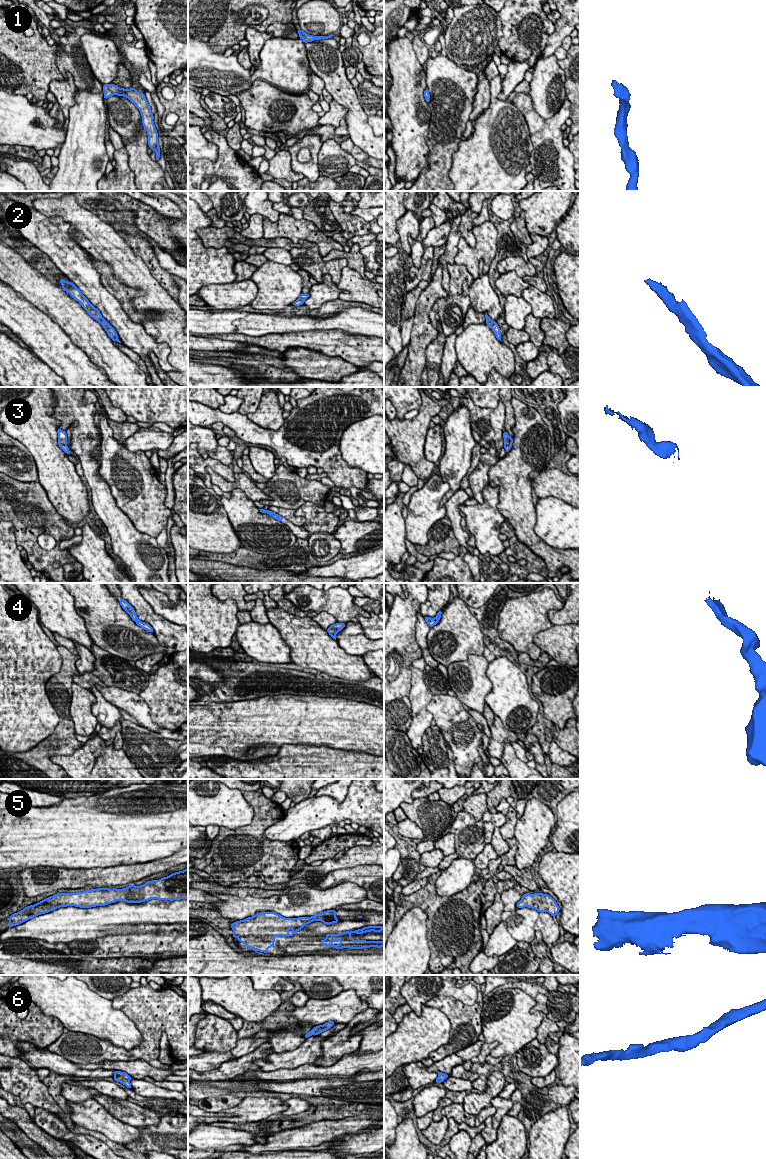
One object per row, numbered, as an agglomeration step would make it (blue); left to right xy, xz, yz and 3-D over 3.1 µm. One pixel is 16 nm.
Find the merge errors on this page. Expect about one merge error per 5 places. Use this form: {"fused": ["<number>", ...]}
{"fused": []}

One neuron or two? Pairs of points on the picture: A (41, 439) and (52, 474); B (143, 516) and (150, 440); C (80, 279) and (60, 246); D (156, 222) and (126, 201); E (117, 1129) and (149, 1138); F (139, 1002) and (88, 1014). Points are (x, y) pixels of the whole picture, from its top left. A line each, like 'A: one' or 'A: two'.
A: one
B: two
C: one
D: one
E: two
F: two

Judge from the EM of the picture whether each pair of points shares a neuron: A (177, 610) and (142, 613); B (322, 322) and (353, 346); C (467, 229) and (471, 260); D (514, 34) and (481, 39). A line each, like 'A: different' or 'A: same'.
A: different
B: different
C: different
D: different

